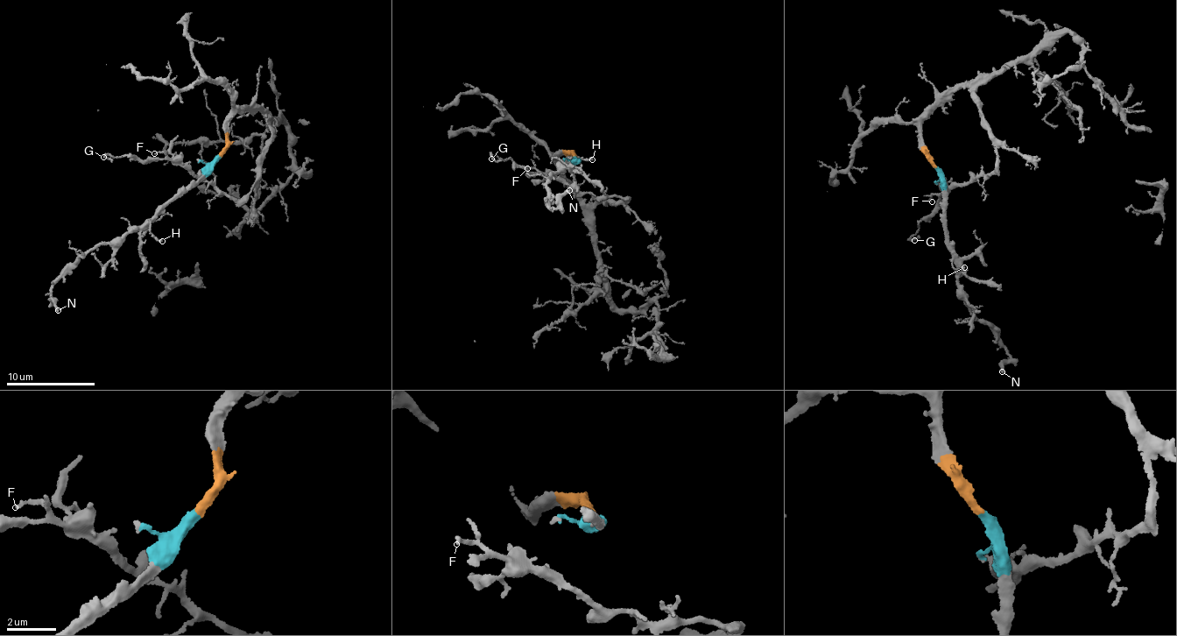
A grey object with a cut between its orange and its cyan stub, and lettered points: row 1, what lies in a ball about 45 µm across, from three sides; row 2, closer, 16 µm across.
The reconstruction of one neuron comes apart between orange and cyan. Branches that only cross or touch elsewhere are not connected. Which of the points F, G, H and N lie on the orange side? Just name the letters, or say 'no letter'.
F, G

